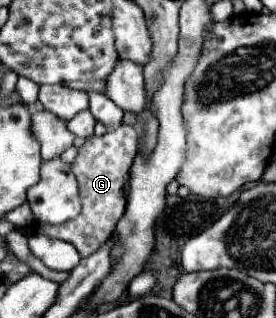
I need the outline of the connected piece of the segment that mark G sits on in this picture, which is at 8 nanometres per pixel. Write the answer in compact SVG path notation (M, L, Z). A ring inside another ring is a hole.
M119 124L117 128L105 132L99 138L97 136L87 138L87 142L81 146L75 162L71 164L71 170L77 170L81 214L63 224L43 224L43 226L37 224L37 230L49 238L59 238L59 240L71 242L83 258L95 254L111 238L117 220L123 216L123 210L125 210L123 186L129 176L131 162L137 154L137 142L139 142L137 130L127 124Z

